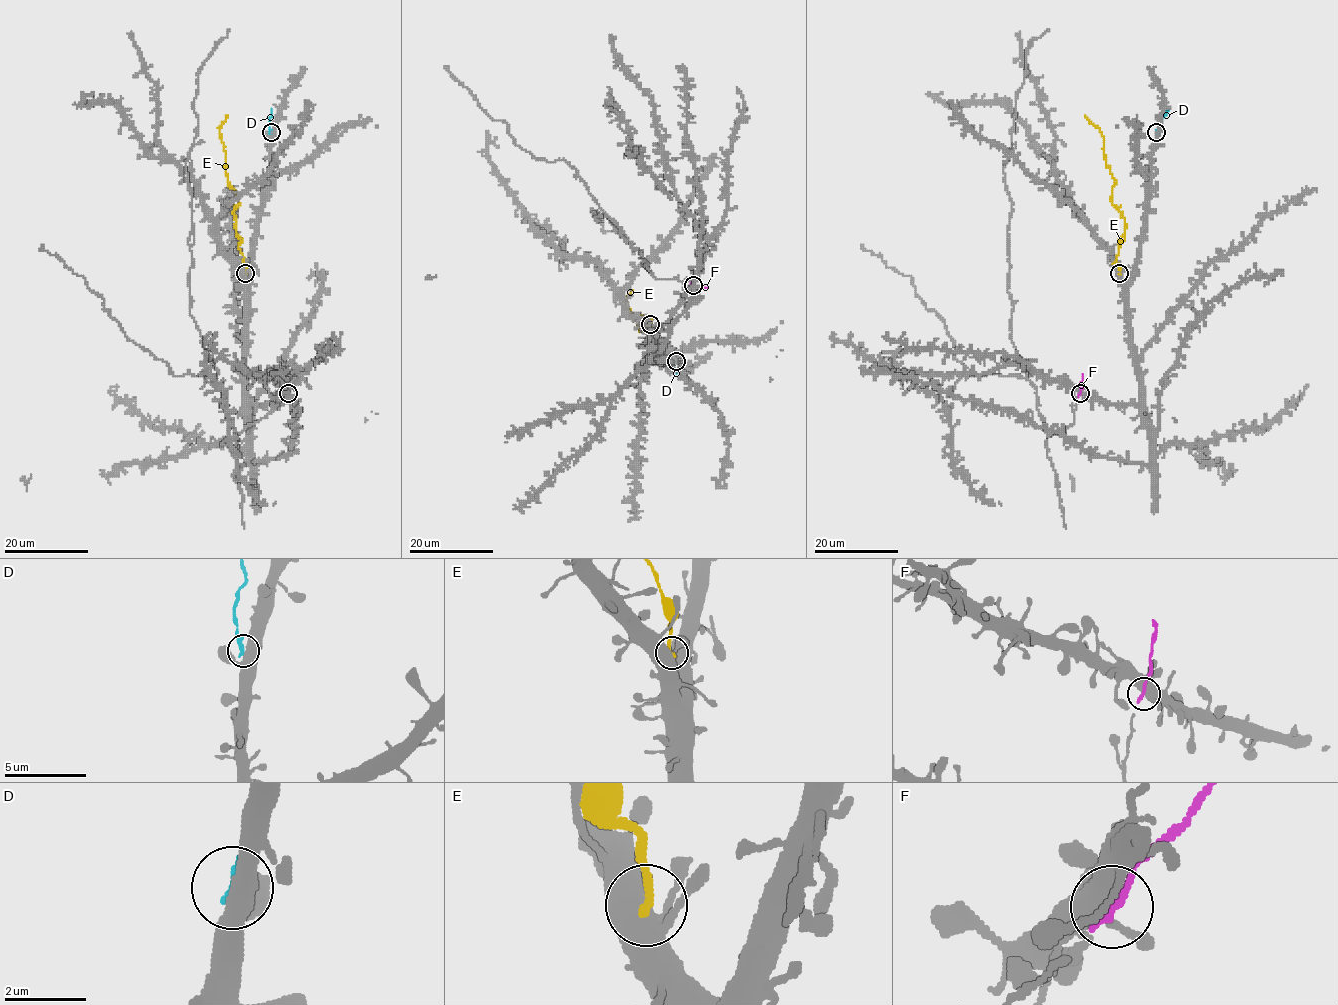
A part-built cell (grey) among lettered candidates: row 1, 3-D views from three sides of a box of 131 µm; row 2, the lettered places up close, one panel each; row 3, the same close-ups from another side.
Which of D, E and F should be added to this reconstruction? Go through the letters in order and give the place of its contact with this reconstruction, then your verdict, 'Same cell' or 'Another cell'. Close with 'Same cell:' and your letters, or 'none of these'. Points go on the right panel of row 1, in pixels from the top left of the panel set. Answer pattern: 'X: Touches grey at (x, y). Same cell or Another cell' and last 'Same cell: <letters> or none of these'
D: Touches grey at (1156, 132). Another cell
E: Touches grey at (1119, 273). Another cell
F: Touches grey at (1080, 393). Same cell
Same cell: F

